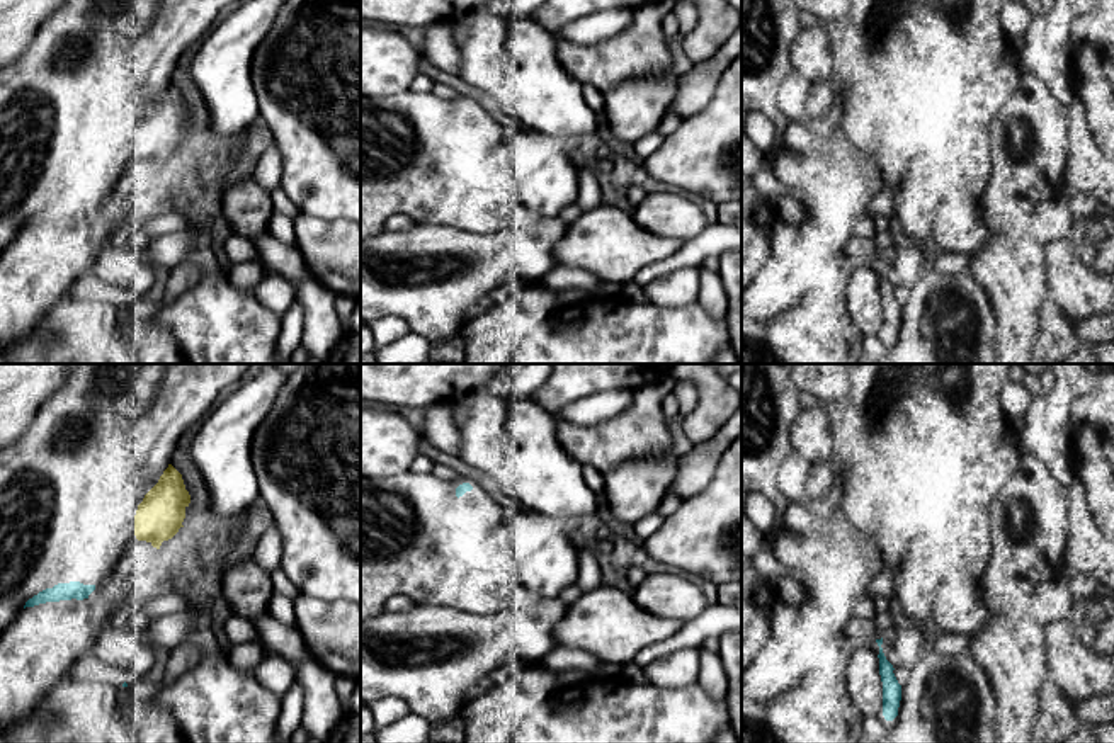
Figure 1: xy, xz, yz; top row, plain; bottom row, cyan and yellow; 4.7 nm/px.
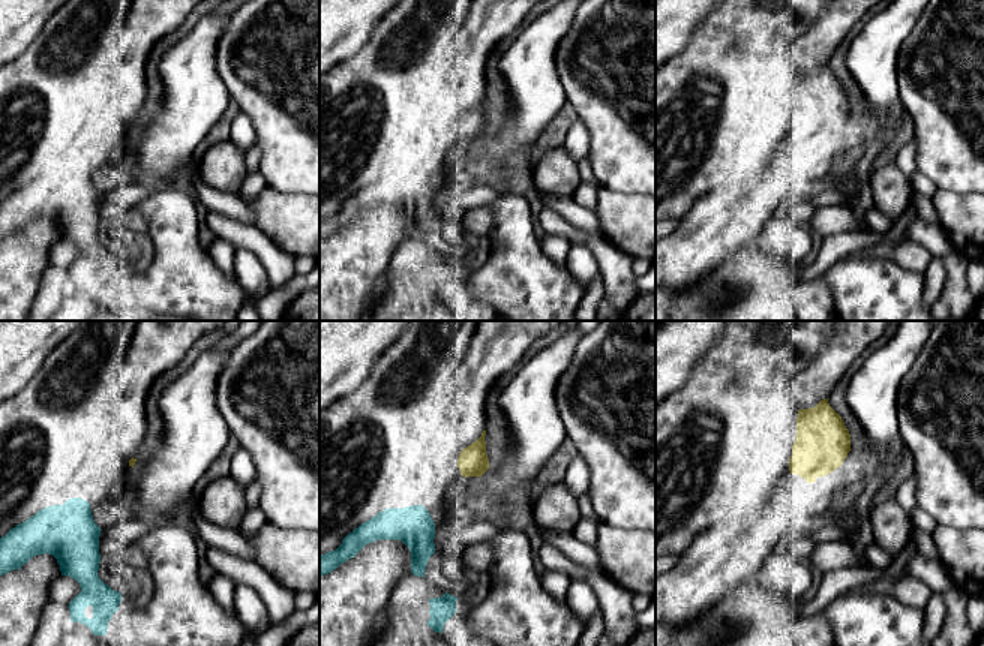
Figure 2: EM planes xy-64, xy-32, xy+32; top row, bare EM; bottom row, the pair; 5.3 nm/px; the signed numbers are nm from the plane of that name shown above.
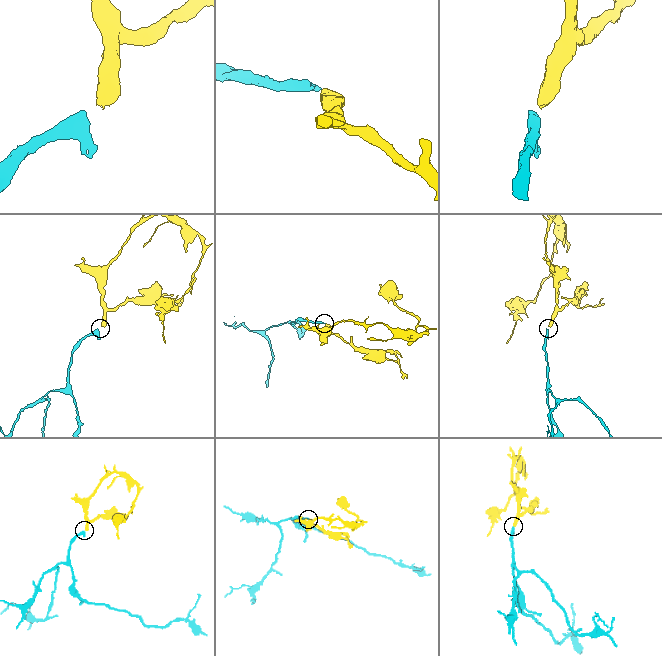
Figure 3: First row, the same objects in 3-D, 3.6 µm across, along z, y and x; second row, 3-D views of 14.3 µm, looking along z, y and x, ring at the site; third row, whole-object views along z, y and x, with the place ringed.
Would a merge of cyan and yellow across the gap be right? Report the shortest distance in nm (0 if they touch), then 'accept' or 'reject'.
300 nm | reject

